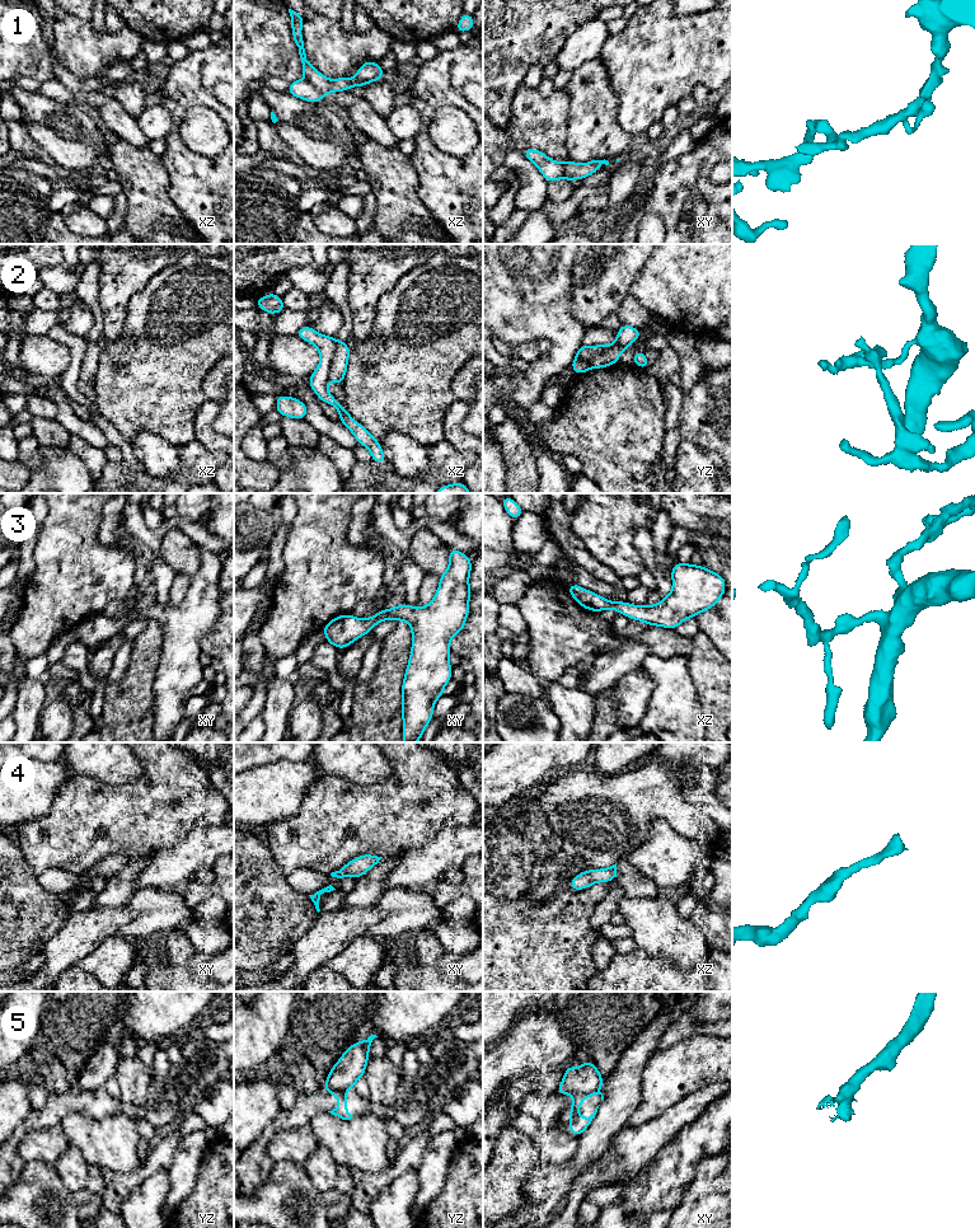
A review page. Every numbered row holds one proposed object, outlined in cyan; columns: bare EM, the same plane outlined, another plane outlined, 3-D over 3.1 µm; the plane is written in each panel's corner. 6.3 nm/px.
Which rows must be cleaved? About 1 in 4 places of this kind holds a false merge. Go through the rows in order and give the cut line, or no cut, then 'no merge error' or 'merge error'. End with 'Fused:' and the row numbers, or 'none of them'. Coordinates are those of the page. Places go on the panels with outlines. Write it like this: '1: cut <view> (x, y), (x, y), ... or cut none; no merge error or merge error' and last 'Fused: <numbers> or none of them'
1: cut xz (306, 79), (324, 93); merge error
2: cut xz (333, 337), (334, 352), (328, 379); merge error
3: cut none; no merge error
4: cut none; no merge error
5: cut xy (599, 1088), (575, 1096); merge error
Fused: 1, 2, 5

